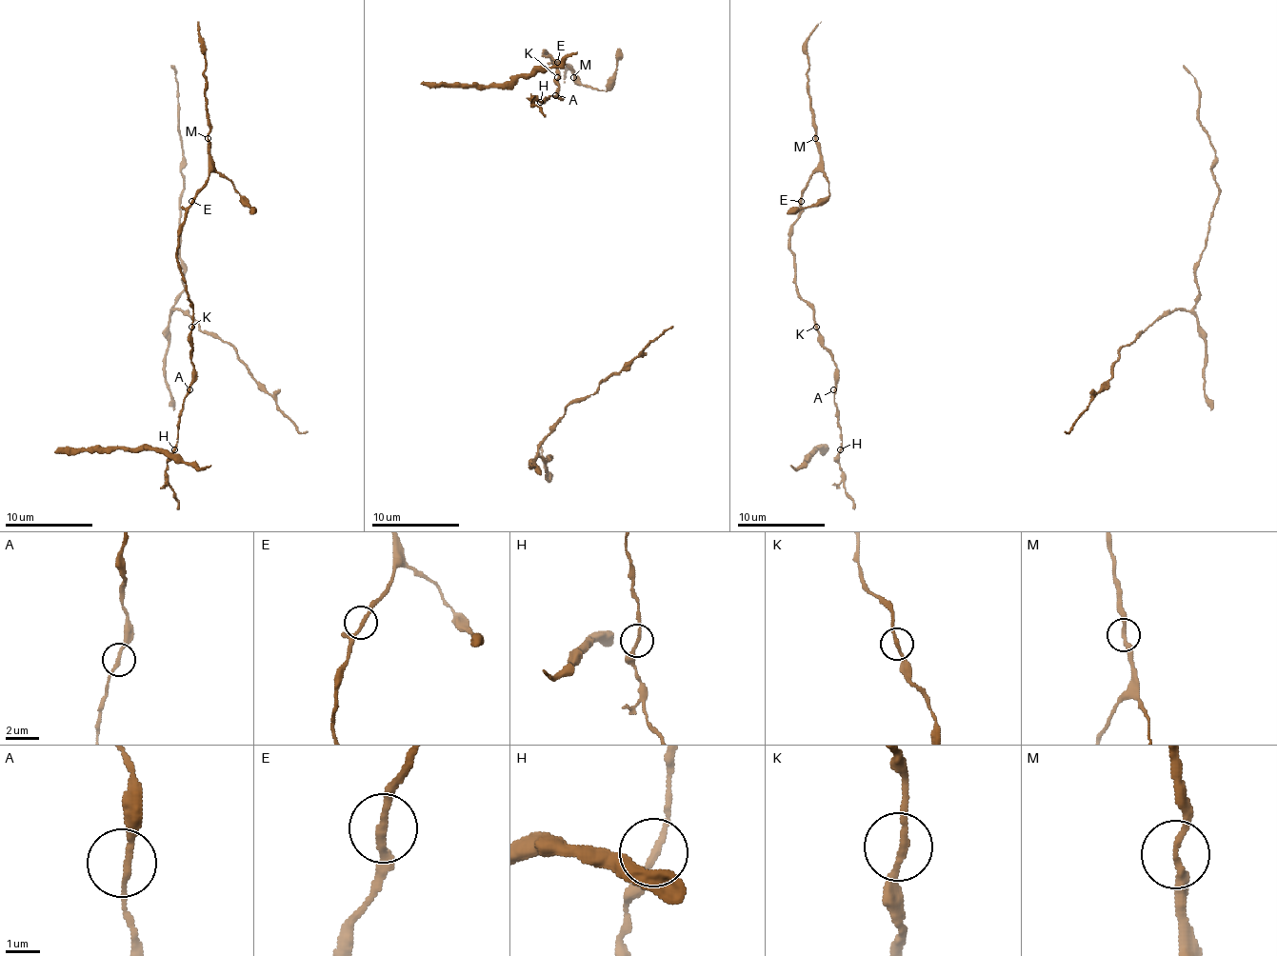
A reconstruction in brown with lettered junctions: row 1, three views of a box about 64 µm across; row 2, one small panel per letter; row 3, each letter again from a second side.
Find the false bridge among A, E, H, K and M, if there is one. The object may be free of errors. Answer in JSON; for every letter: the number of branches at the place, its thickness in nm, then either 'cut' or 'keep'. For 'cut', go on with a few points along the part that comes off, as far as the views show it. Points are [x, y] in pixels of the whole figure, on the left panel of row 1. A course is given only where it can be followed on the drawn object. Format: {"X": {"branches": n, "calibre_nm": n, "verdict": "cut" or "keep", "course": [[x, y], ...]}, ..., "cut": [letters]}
{"A": {"branches": 2, "calibre_nm": 190, "verdict": "keep"}, "E": {"branches": 2, "calibre_nm": 200, "verdict": "keep"}, "H": {"branches": 2, "calibre_nm": 190, "verdict": "keep"}, "K": {"branches": 2, "calibre_nm": 190, "verdict": "keep"}, "M": {"branches": 2, "calibre_nm": 200, "verdict": "keep"}, "cut": []}

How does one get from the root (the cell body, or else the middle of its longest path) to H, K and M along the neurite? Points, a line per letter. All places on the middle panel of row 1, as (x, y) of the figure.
H: (545, 117), (538, 106), (531, 104), (535, 99), (540, 102)
K: (545, 117), (538, 106), (531, 104), (535, 99), (545, 102), (551, 95), (560, 97), (557, 77)
M: (545, 117), (531, 104), (560, 97), (560, 70), (542, 53), (564, 62), (573, 77)

